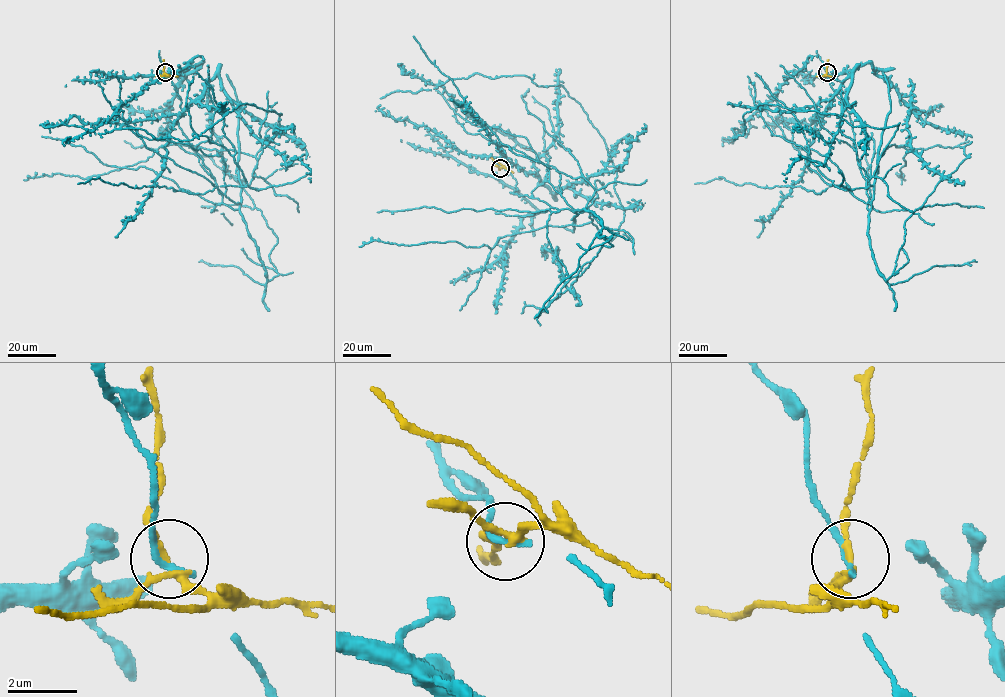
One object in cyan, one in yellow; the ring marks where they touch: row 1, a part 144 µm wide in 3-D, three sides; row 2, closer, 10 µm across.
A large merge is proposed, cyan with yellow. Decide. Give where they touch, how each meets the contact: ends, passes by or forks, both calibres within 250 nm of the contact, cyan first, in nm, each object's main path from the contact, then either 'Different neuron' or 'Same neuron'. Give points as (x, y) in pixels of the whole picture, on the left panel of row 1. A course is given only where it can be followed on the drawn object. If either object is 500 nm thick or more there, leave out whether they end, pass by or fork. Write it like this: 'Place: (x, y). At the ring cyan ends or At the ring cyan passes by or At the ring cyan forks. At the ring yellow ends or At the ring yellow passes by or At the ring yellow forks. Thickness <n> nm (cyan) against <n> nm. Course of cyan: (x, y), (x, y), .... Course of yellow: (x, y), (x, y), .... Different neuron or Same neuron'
Place: (165, 72). At the ring cyan ends. At the ring yellow forks. Thickness 240 nm (cyan) against 160 nm. Course of cyan: (165, 73), (179, 127), (237, 209), (266, 131), (288, 128), (281, 113), (239, 104), (191, 140), (45, 127). Course of yellow: (165, 73), (167, 76), (155, 76). Different neuron

